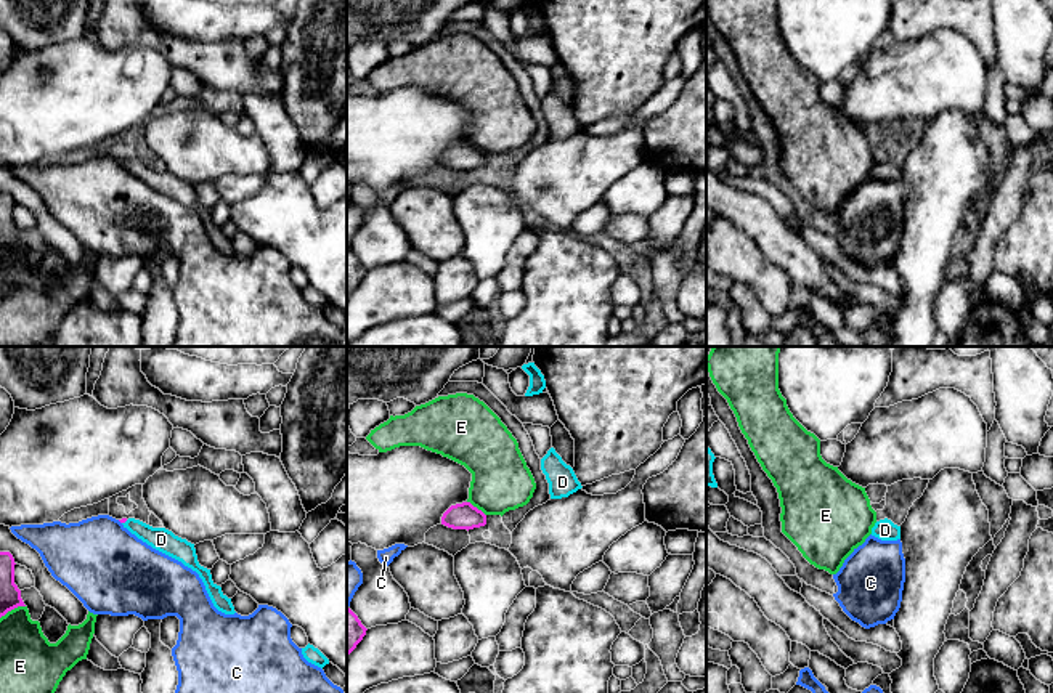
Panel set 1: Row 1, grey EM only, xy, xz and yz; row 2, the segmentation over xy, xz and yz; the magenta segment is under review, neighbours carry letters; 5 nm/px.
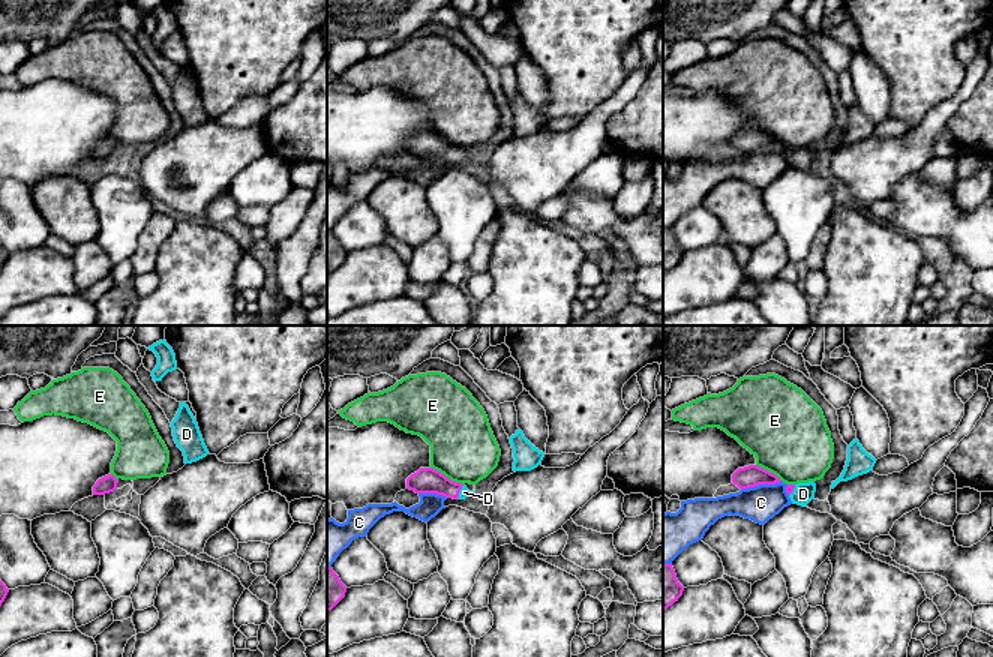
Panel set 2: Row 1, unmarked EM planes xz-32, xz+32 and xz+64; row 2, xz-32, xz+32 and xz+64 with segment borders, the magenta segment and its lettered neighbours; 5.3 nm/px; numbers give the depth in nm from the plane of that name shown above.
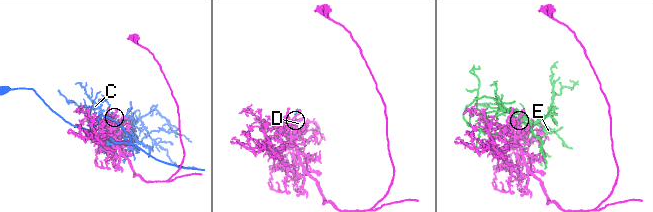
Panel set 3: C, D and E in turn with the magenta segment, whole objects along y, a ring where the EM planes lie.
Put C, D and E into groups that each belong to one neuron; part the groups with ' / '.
C / D / E

